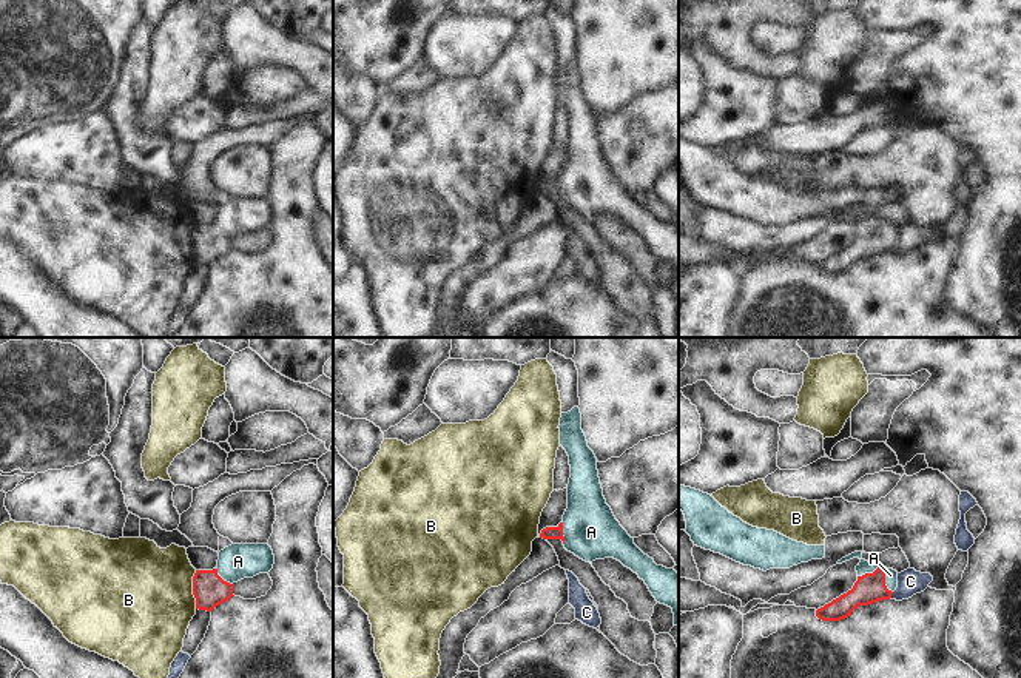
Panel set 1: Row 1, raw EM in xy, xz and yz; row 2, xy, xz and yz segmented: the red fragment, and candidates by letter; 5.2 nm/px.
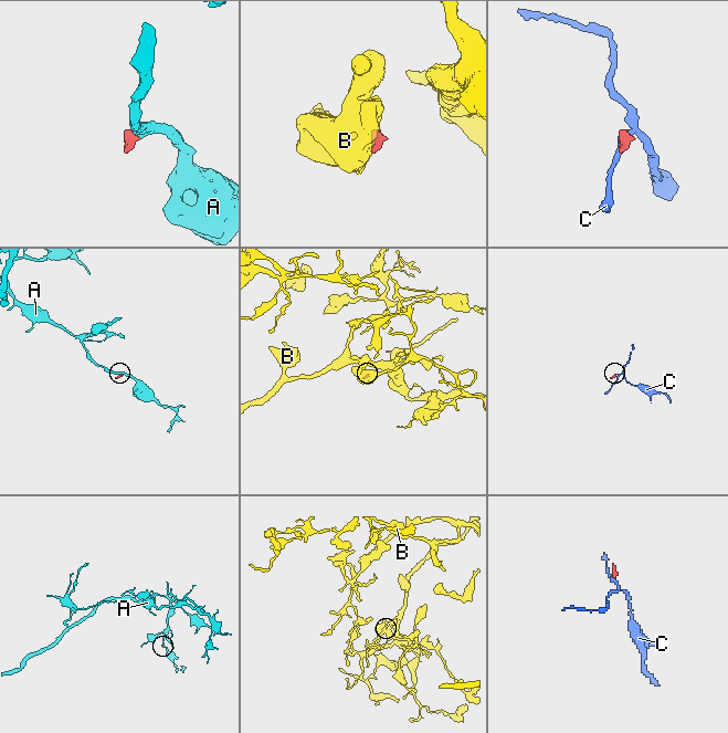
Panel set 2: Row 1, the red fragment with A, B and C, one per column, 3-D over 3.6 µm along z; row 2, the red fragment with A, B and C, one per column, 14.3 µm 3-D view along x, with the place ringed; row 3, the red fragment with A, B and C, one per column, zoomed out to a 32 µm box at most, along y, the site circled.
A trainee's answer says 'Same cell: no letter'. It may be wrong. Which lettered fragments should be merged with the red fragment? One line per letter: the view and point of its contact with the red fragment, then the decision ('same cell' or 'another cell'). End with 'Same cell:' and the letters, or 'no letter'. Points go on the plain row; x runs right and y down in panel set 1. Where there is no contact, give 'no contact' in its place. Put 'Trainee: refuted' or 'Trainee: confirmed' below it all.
A: yz (884, 234) | same cell
B: xy (193, 244) | another cell
C: yz (890, 250) | another cell
Same cell: A
Trainee: refuted

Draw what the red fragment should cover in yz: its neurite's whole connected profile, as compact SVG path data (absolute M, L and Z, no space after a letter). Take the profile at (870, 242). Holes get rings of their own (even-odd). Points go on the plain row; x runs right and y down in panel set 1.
M854 206L837 219L859 213L856 220L858 236L853 243L824 262L816 265L816 271L822 276L841 276L851 270L859 260L868 260L882 254L890 254L898 242L898 227L878 219L868 217L862 213L862 206Z

